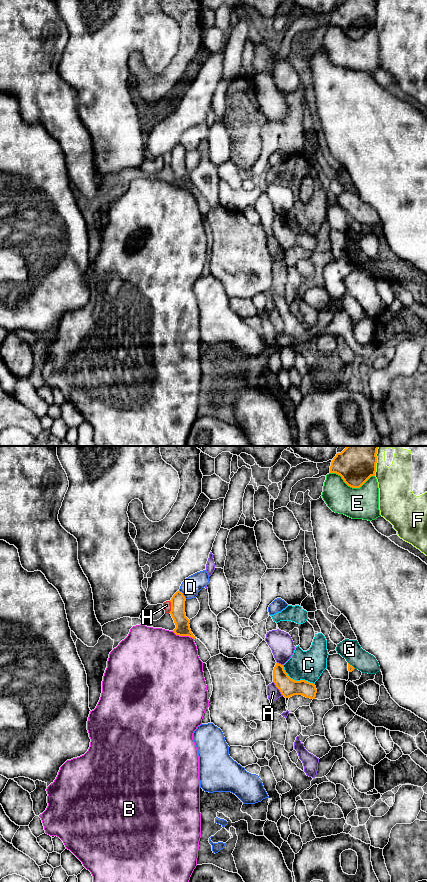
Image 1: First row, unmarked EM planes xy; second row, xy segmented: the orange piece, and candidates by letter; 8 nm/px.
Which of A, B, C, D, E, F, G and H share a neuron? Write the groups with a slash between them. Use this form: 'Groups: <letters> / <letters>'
Groups: A / B / C / D / E / F / G / H

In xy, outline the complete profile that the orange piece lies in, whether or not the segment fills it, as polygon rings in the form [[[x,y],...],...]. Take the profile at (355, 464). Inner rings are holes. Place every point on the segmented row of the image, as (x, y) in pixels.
[[[347,446],[337,453],[330,466],[352,488],[360,488],[371,476],[375,476],[378,446]]]

